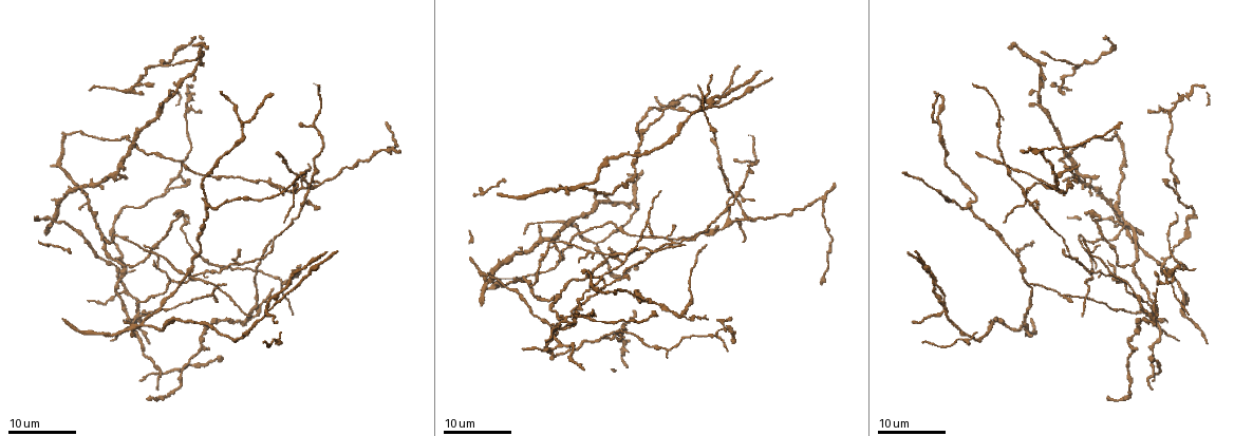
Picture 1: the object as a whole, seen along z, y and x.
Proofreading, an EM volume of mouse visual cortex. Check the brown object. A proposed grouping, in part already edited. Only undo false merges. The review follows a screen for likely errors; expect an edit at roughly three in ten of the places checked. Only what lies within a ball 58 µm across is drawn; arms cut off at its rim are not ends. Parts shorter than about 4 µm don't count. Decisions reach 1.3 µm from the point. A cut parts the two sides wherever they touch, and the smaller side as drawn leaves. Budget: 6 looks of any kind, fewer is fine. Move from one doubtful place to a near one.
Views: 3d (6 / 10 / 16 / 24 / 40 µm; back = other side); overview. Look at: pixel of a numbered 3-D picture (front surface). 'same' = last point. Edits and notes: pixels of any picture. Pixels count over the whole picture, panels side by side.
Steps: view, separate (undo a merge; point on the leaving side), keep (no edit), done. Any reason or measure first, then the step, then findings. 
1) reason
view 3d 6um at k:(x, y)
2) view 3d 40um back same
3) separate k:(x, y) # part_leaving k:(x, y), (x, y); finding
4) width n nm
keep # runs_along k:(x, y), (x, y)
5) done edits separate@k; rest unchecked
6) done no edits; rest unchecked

looks like a crossing
view 3d 24um at 1:(1159, 327)

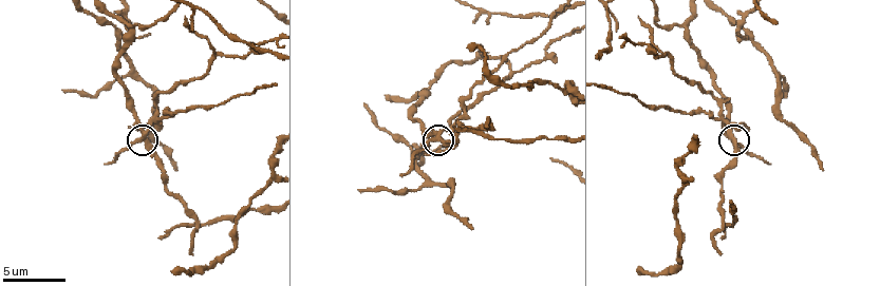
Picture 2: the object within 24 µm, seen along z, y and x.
view 3d 6um at 2:(143, 141)

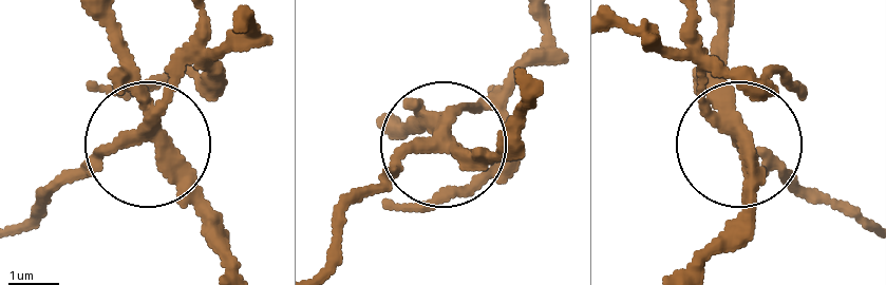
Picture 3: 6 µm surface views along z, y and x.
separate 3:(152, 75) # part_leaving 3:(153, 125), (199, 15); a second cell is stuck on

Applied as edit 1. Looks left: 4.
calibre changes
view 3d 24um at 1:(192, 169)

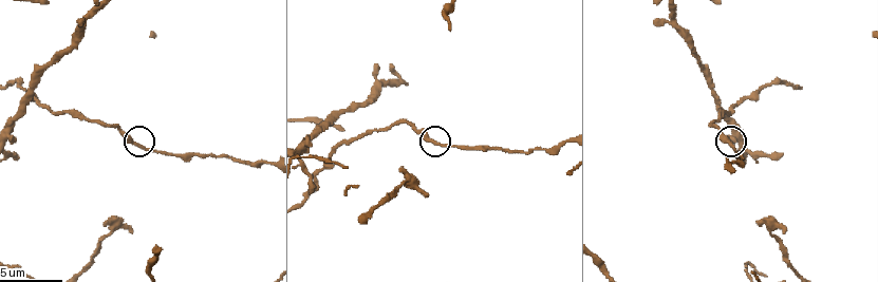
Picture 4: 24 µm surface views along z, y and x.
zoom in
view 3d 6um at 4:(140, 146)

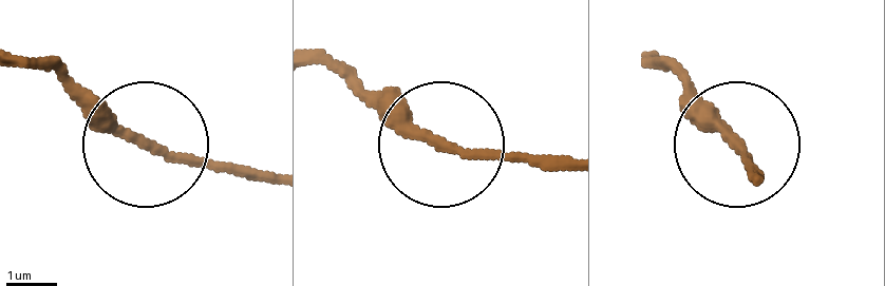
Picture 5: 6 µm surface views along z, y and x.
keep # runs_along 5:(652, 62), (736, 134), (752, 175); one cell here

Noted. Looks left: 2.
branch point
view 3d 16um at 1:(967, 207)

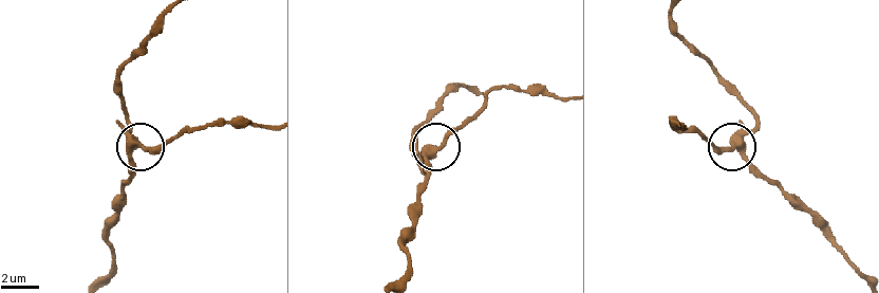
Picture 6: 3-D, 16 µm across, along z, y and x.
view 3d 6um at 6:(735, 145)

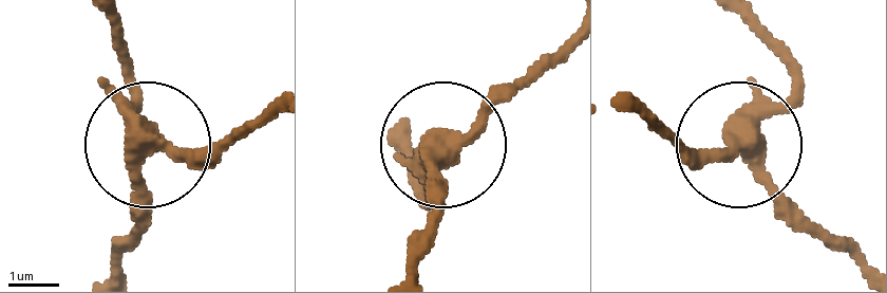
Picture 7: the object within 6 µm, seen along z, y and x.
arms 3
keep # continuous, no second cell

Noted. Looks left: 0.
done edits separate@3; rest unchecked

